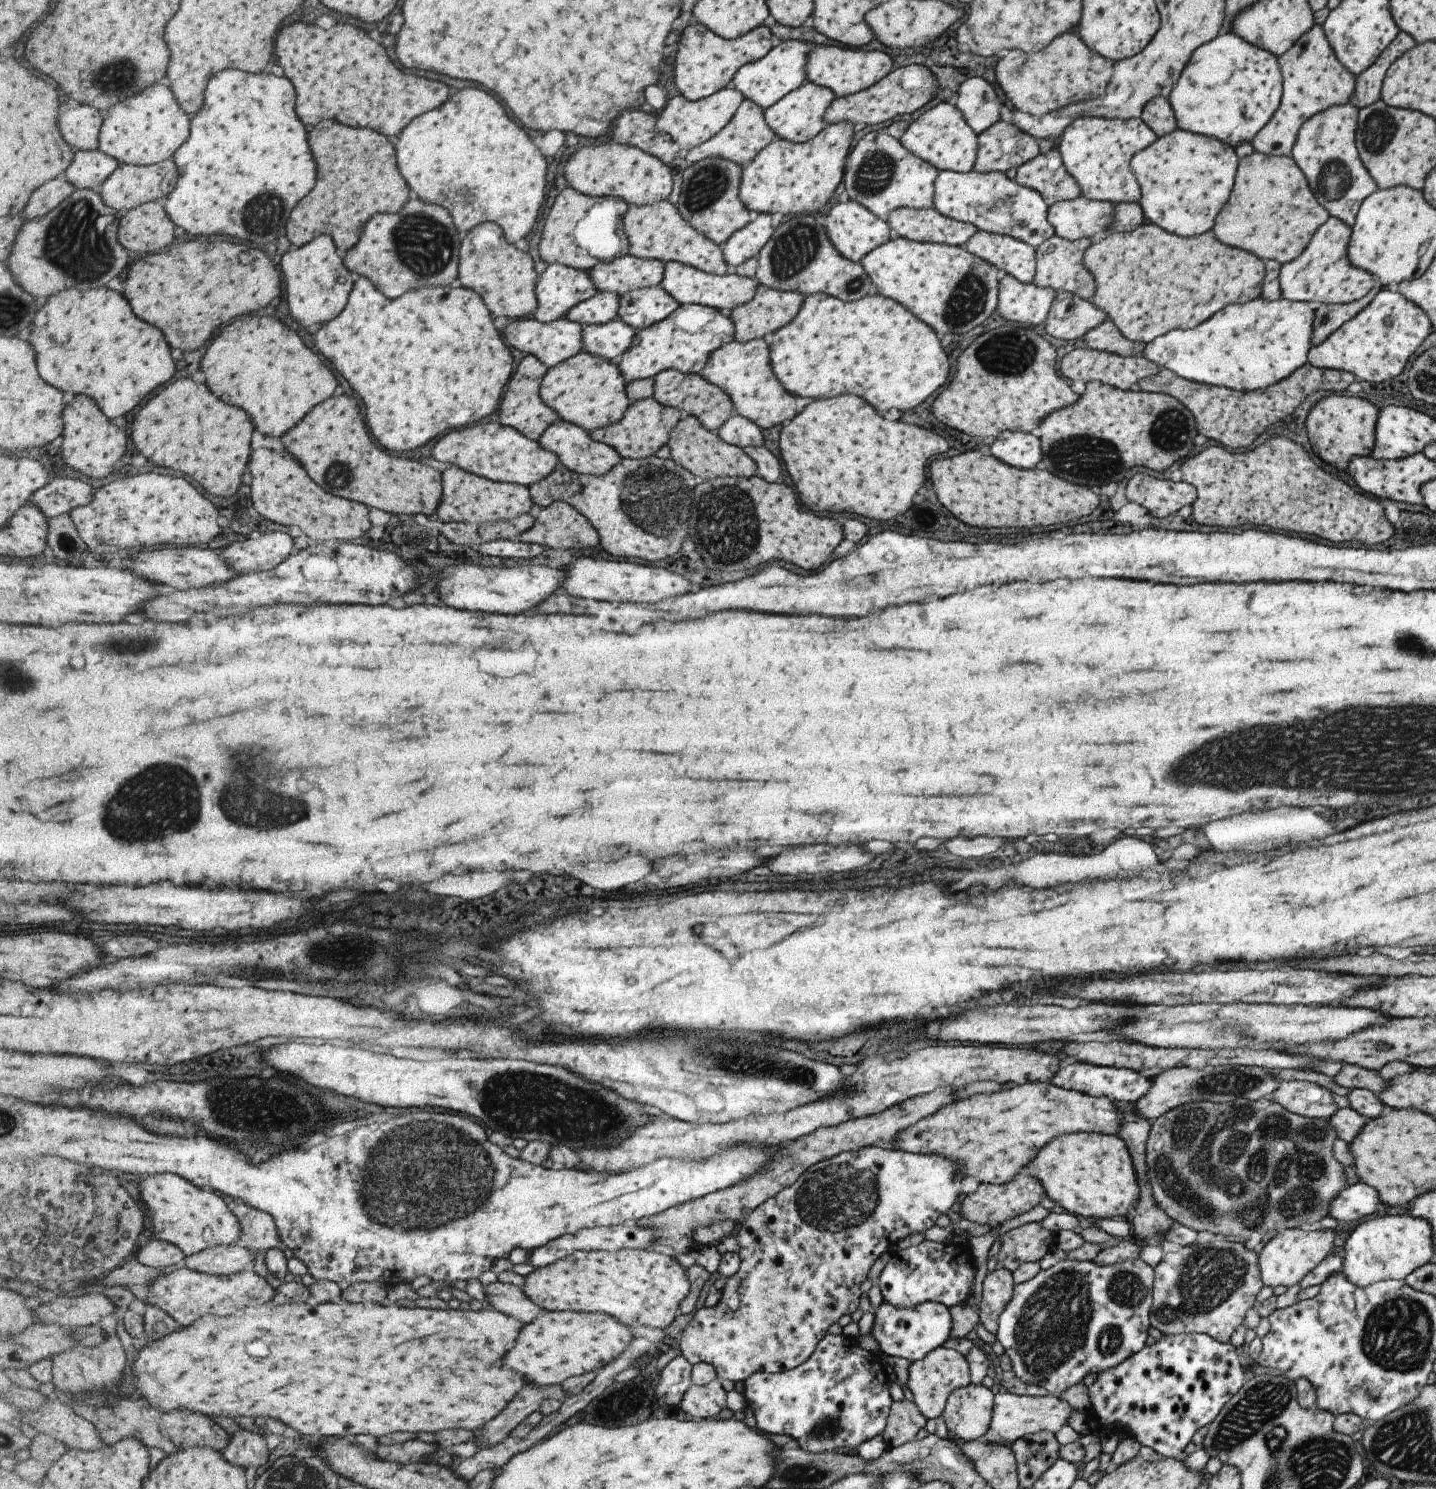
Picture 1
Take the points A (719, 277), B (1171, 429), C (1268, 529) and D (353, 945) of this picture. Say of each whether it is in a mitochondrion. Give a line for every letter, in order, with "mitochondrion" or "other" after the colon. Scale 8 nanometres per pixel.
A: other
B: mitochondrion
C: other
D: mitochondrion

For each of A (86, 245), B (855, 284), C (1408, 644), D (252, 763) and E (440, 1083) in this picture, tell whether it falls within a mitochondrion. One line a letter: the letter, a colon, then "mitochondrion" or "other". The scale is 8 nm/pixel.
A: mitochondrion
B: mitochondrion
C: mitochondrion
D: mitochondrion
E: other

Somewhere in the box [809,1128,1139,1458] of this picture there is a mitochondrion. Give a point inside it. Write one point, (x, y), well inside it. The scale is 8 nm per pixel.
(1052, 1328)

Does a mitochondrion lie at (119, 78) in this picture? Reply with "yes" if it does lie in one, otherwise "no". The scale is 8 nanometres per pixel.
yes

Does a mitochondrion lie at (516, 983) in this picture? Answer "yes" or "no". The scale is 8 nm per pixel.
no

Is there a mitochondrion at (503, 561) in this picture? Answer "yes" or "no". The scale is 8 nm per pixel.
no

